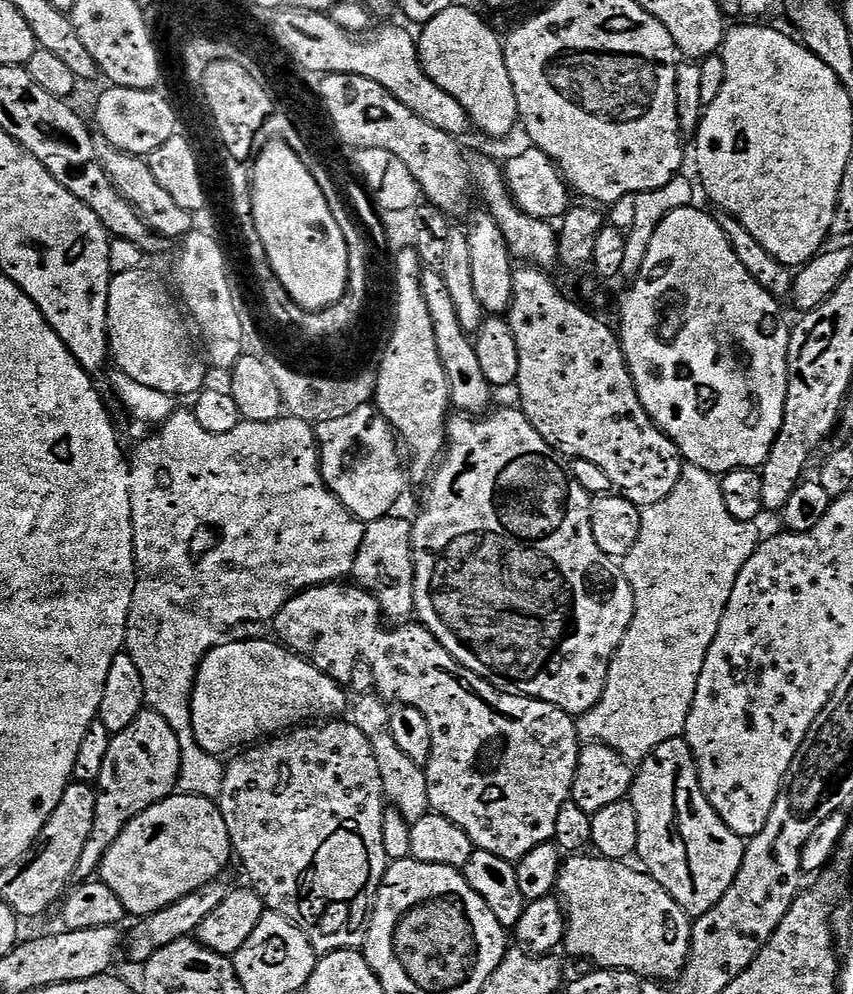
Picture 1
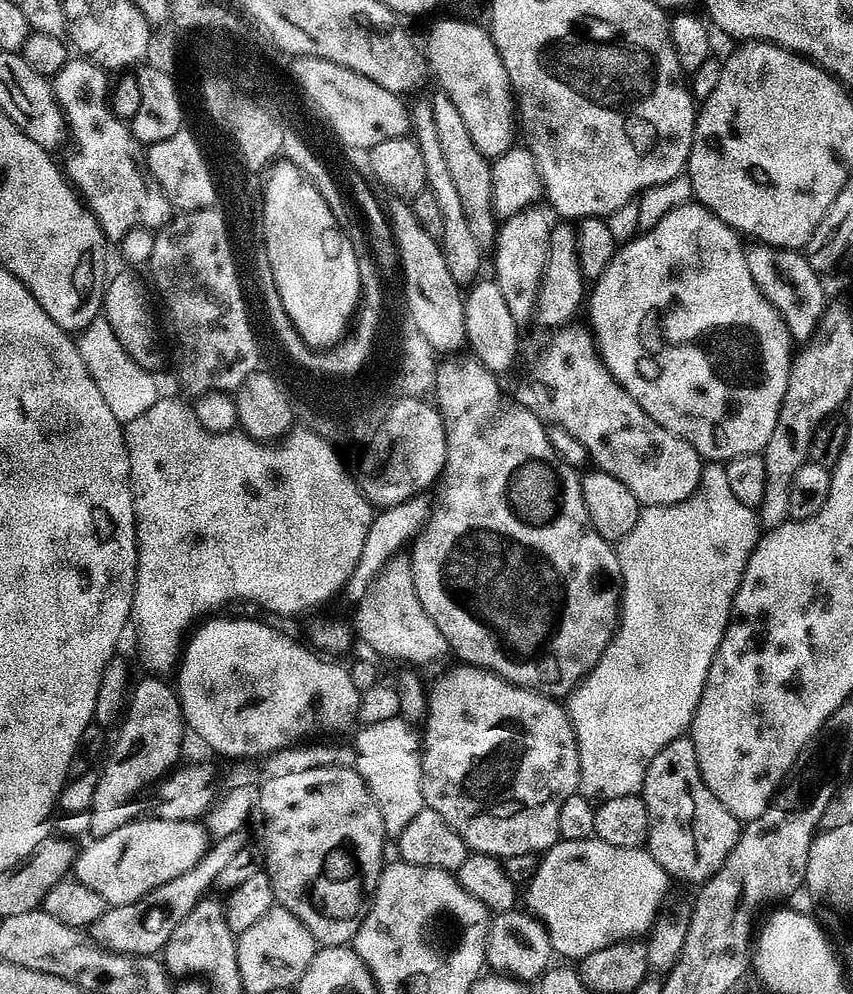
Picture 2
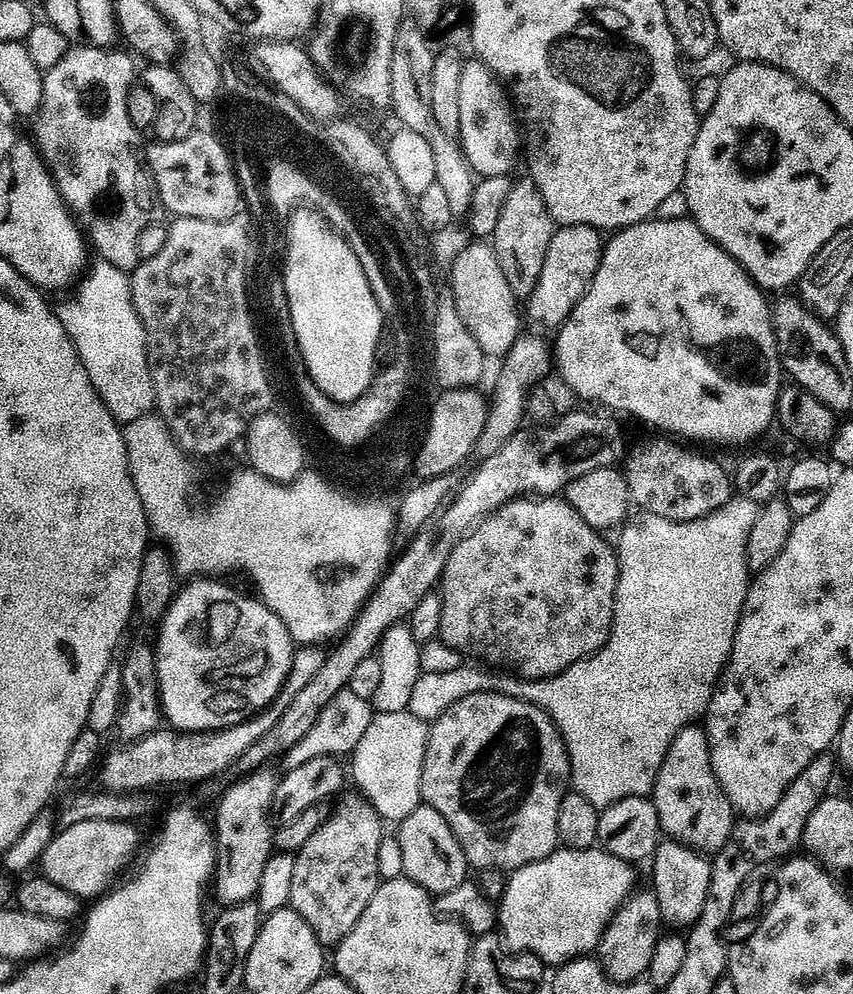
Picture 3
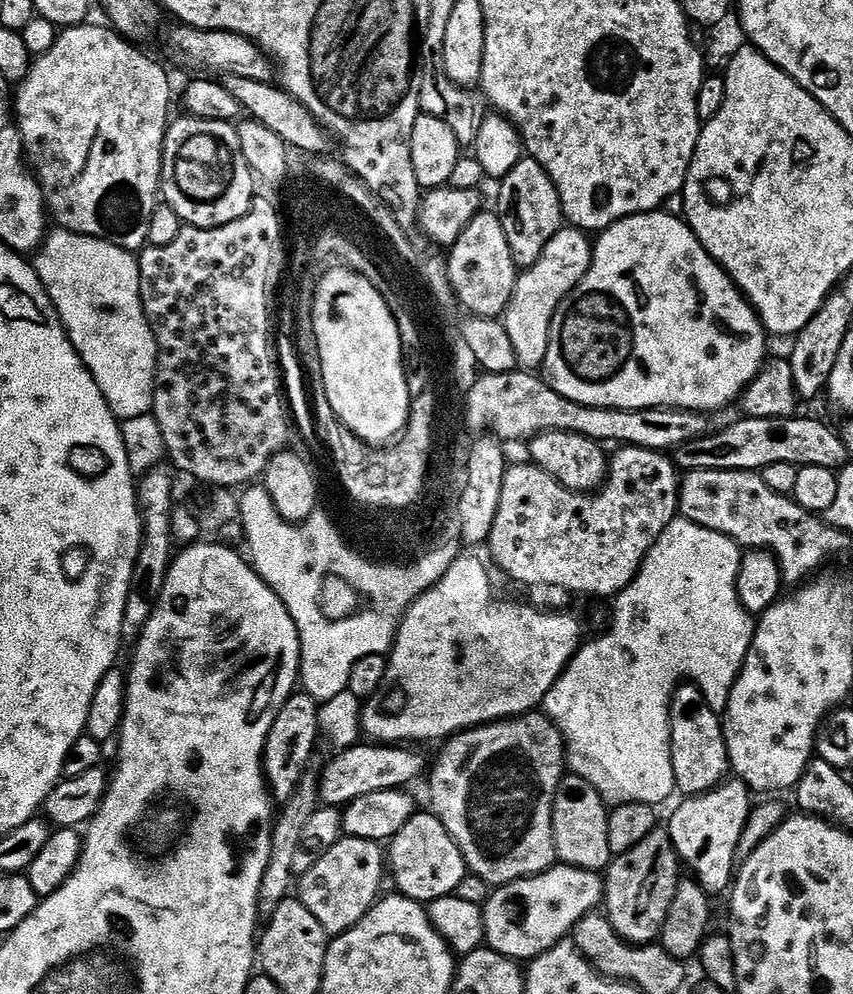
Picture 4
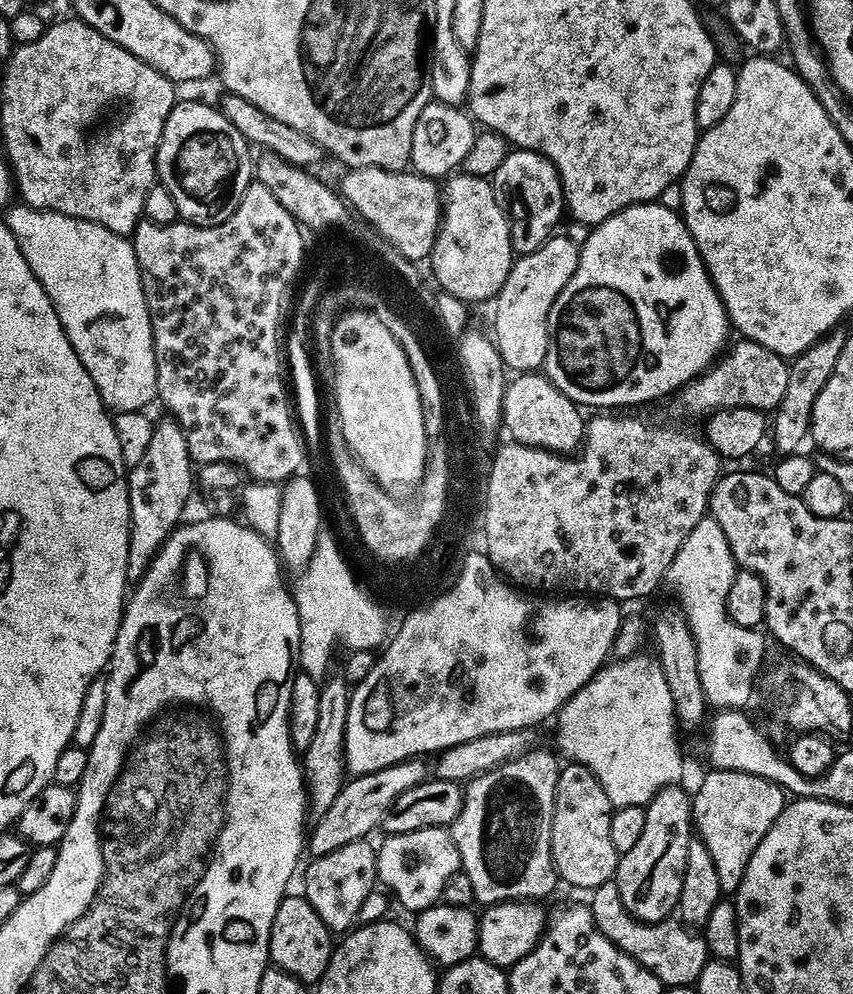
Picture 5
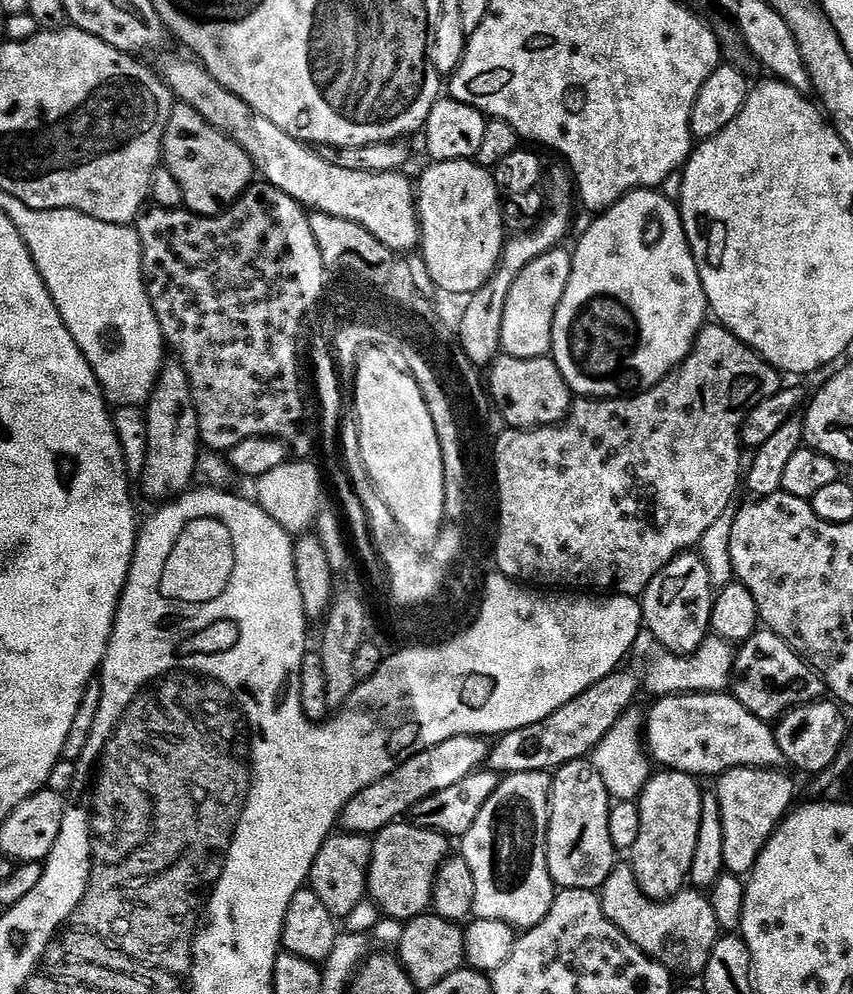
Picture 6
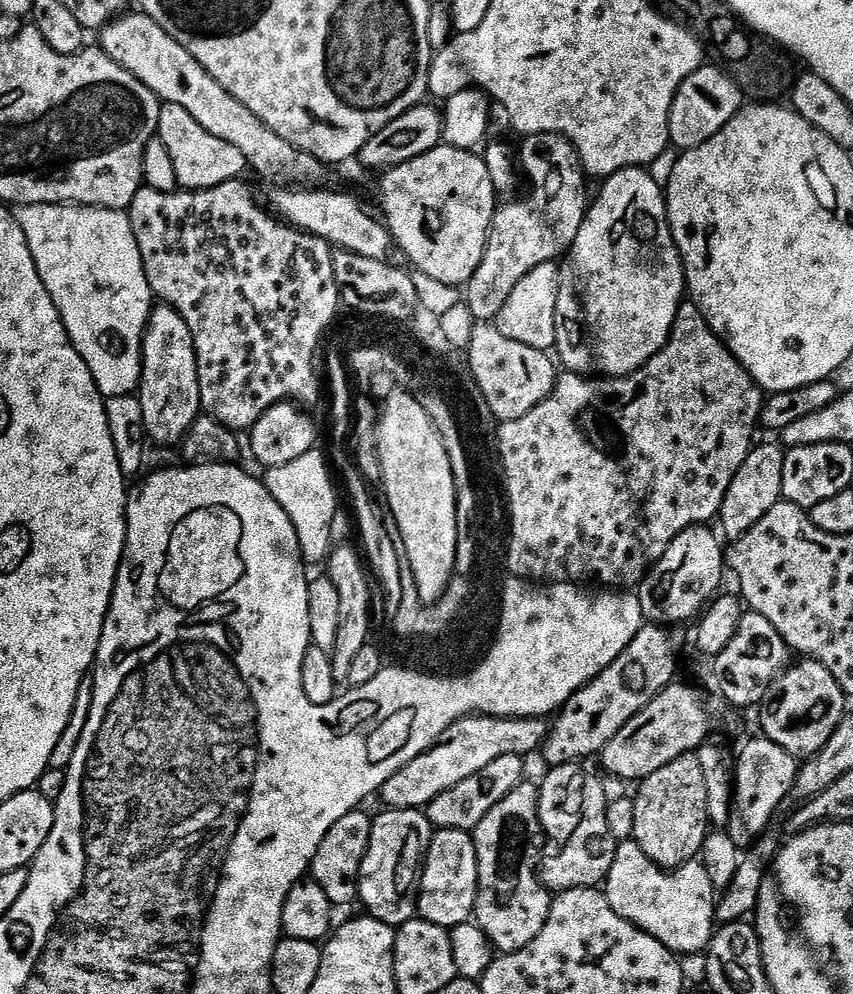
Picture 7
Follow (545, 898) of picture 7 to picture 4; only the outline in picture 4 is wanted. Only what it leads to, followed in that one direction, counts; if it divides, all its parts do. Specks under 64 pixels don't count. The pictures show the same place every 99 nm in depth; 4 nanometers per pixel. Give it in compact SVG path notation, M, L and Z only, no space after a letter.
M539 711L526 712L513 715L507 720L493 720L491 724L478 724L475 728L468 728L464 732L457 732L455 736L449 736L443 741L440 757L432 768L432 777L428 780L428 796L432 799L430 811L437 816L446 826L450 838L460 847L460 853L464 855L464 863L467 871L473 876L482 878L489 886L503 886L512 884L515 880L525 880L527 876L542 874L547 868L557 863L556 847L554 846L554 830L552 829L552 811L554 810L554 798L560 785L560 781L566 775L566 749L564 736L556 729L555 724L547 715Z

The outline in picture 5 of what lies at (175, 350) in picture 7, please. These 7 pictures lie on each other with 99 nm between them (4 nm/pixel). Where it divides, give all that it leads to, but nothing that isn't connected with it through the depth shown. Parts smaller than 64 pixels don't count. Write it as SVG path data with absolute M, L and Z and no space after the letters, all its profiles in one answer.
M171 418L159 421L146 449L146 458L138 462L128 473L128 493L130 494L130 518L132 537L130 538L130 558L128 559L128 579L139 582L152 569L154 558L162 550L170 537L181 527L184 511L194 493L194 461L186 434Z

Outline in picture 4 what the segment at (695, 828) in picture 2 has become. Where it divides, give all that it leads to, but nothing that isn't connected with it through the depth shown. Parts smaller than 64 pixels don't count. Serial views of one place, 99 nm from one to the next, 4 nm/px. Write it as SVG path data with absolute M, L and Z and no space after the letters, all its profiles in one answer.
M691 682L681 683L672 694L672 765L676 787L688 798L725 783L730 772L721 713L706 703Z

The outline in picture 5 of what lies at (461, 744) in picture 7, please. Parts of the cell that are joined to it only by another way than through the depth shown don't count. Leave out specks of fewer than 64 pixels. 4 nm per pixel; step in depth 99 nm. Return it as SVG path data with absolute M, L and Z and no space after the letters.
M413 758L405 764L395 764L369 776L349 779L338 798L334 798L334 806L330 806L330 810L326 810L326 814L322 814L322 818L315 821L316 829L313 832L311 829L310 832L310 852L313 852L311 855L316 858L329 856L342 850L342 846L350 846L350 842L368 840L371 832L383 825L398 798L429 779L430 768L424 764L427 763Z

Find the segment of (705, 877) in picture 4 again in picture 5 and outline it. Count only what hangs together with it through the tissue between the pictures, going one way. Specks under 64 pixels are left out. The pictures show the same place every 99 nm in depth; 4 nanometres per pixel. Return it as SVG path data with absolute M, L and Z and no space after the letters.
M709 771L709 776L692 796L692 823L695 835L710 850L725 894L735 894L746 878L754 850L778 822L786 807L786 793L774 782L741 772Z

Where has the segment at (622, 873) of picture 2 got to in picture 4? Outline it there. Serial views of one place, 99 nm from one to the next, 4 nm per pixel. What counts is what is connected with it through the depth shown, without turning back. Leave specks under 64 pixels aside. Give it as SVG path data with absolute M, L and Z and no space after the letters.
M557 863L537 876L503 885L488 897L484 910L487 947L517 962L531 962L560 943L580 920L601 907L604 882L600 872Z

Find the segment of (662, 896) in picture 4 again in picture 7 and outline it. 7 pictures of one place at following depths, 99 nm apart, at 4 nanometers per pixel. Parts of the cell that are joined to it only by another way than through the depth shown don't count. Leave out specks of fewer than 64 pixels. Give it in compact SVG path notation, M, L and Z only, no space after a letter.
M689 754L674 758L662 770L654 770L645 780L639 781L637 792L634 792L634 830L632 839L658 867L665 870L680 868L693 863L703 853L704 840L710 831L708 807L706 806L706 774L702 774L699 755Z

